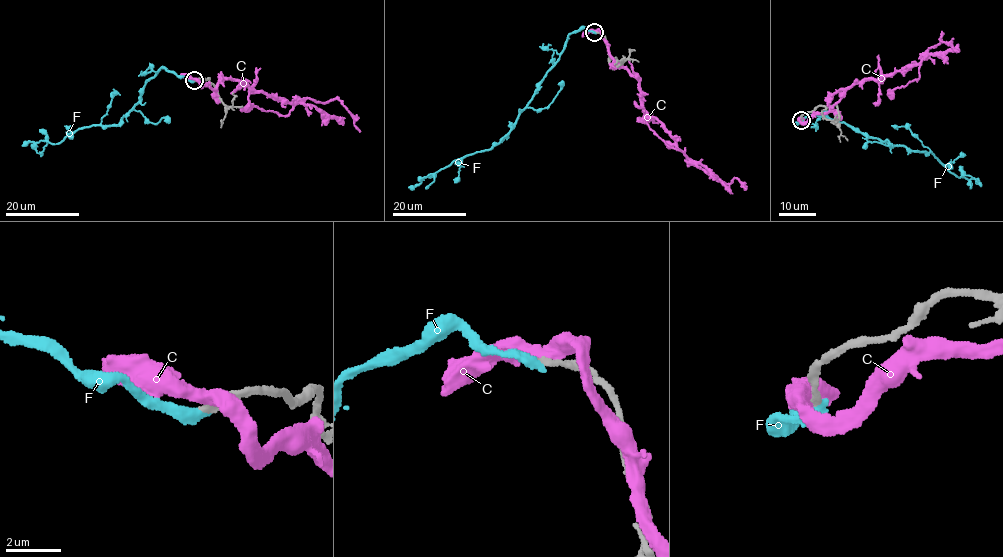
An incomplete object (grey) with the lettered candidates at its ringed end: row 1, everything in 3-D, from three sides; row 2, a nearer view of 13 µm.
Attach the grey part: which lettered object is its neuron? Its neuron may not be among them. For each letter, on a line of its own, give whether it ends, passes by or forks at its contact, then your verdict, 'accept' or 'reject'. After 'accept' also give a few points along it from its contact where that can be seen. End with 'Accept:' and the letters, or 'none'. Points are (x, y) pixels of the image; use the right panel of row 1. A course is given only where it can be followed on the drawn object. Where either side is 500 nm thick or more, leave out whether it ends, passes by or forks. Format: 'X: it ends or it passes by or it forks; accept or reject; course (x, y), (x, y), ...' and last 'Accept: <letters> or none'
C: reject
F: it ends; reject
Accept: none

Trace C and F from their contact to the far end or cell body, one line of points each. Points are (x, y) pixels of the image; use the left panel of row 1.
C: (196, 79), (201, 87), (211, 89), (232, 78), (293, 104), (307, 98), (324, 103), (338, 99), (360, 132)
F: (194, 80), (161, 68), (147, 80), (141, 97), (120, 123), (77, 128), (57, 143), (29, 141), (22, 146)

